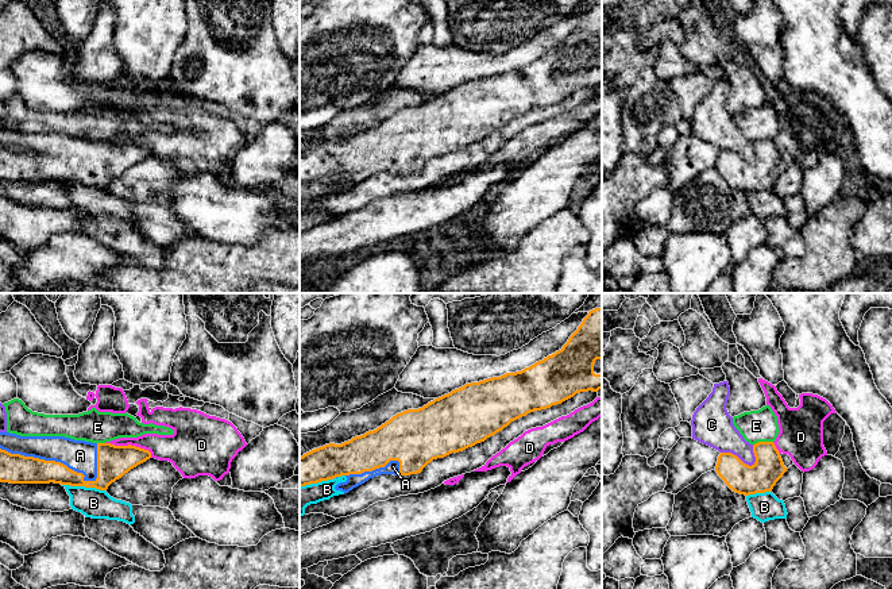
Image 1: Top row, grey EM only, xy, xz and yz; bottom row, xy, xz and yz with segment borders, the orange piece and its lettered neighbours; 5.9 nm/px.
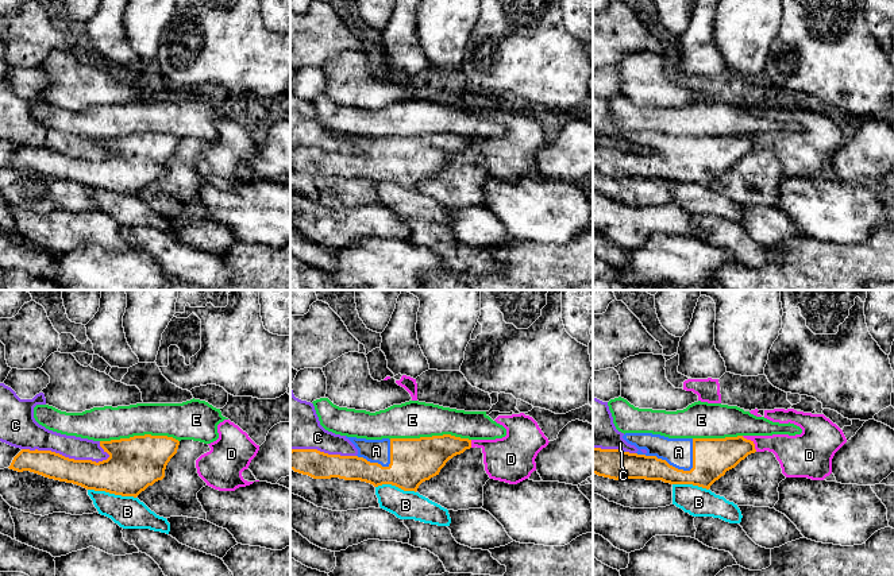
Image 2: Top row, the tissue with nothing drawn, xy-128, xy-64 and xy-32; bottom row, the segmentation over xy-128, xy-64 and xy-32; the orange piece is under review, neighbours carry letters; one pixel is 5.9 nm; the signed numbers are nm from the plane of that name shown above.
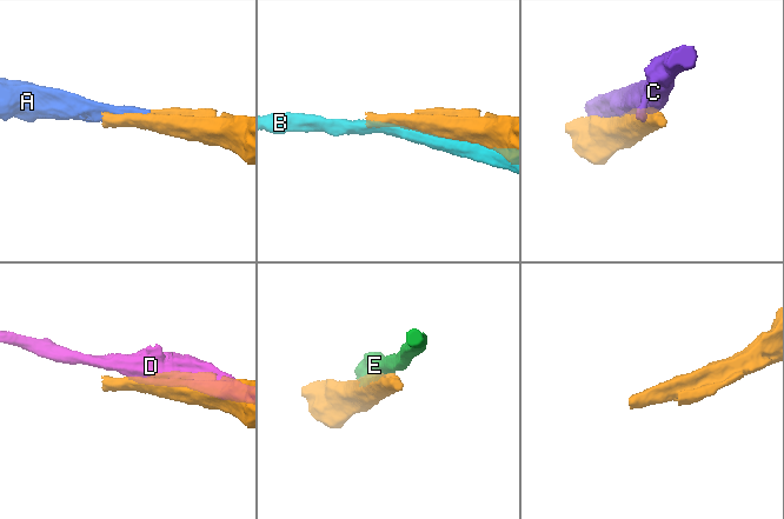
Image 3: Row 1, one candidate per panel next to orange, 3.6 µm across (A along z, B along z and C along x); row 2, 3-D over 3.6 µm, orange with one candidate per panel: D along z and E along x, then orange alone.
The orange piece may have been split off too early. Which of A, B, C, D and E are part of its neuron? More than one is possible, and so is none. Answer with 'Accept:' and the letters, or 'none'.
Accept: A

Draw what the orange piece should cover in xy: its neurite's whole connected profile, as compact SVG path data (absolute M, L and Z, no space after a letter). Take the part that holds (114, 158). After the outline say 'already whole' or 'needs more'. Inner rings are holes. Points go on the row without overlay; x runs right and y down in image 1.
M0 130L0 180L54 180L107 188L112 180L150 155L148 147L131 142Z; needs more

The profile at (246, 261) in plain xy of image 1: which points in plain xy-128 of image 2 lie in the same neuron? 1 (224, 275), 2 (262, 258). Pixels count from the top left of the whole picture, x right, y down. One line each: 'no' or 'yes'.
1: no
2: yes

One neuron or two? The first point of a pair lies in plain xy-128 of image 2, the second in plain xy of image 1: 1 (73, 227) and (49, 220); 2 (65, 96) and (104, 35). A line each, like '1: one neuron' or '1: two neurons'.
1: one neuron
2: two neurons

